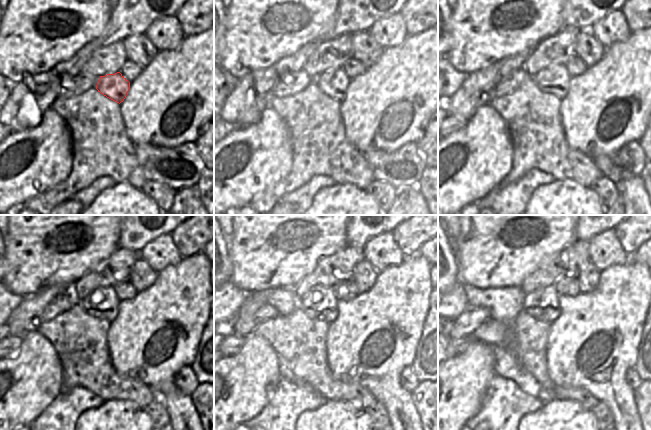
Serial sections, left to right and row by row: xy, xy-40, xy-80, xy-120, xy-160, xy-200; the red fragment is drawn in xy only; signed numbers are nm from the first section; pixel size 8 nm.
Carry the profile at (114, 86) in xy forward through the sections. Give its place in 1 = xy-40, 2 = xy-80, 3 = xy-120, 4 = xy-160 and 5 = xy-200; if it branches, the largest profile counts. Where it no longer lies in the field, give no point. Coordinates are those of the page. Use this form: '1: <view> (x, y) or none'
1: xy-40 (334, 83)
2: xy-80 (554, 79)
3: xy-120 (103, 303)
4: xy-160 (319, 303)
5: xy-200 (542, 304)

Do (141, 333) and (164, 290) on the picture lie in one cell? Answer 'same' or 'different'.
same

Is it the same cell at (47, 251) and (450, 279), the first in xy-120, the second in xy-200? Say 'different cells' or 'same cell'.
different cells

